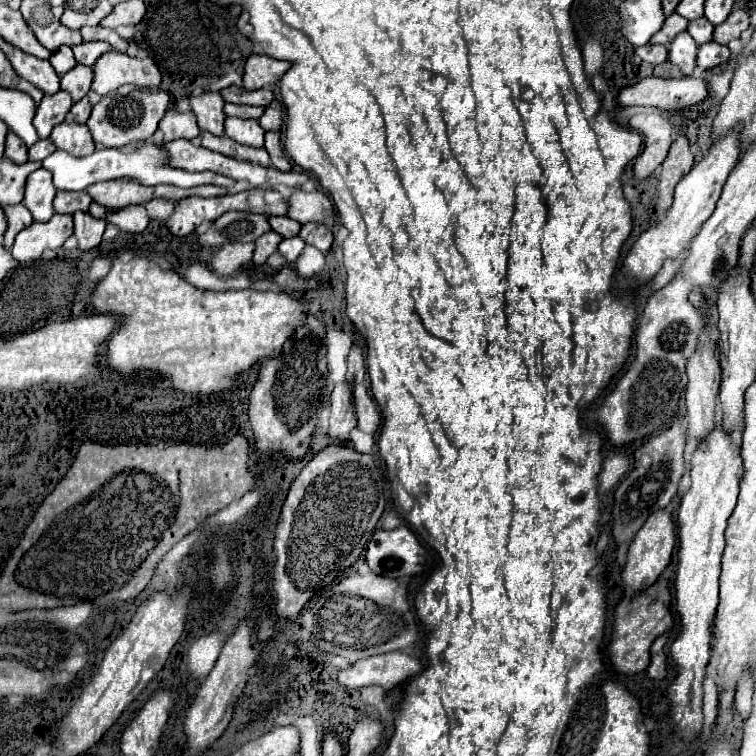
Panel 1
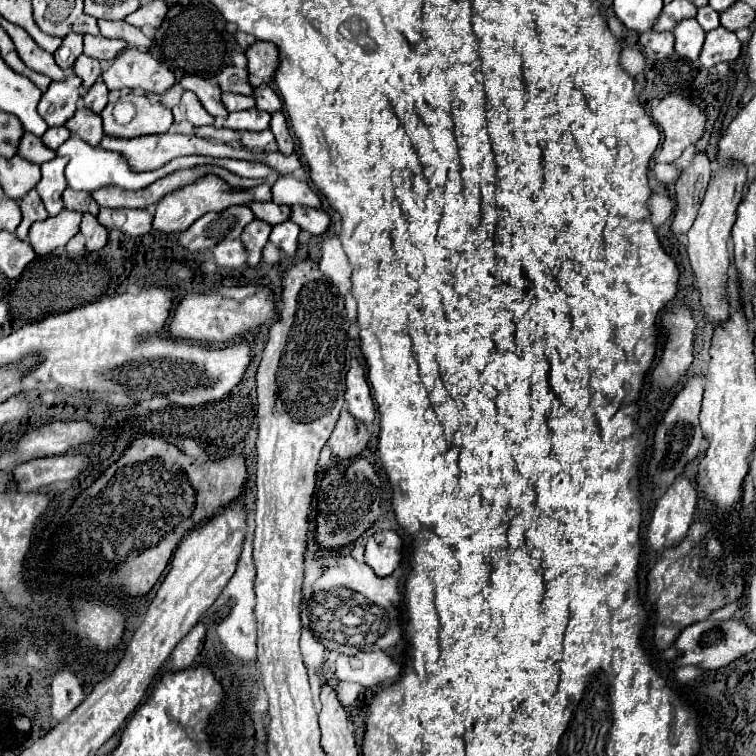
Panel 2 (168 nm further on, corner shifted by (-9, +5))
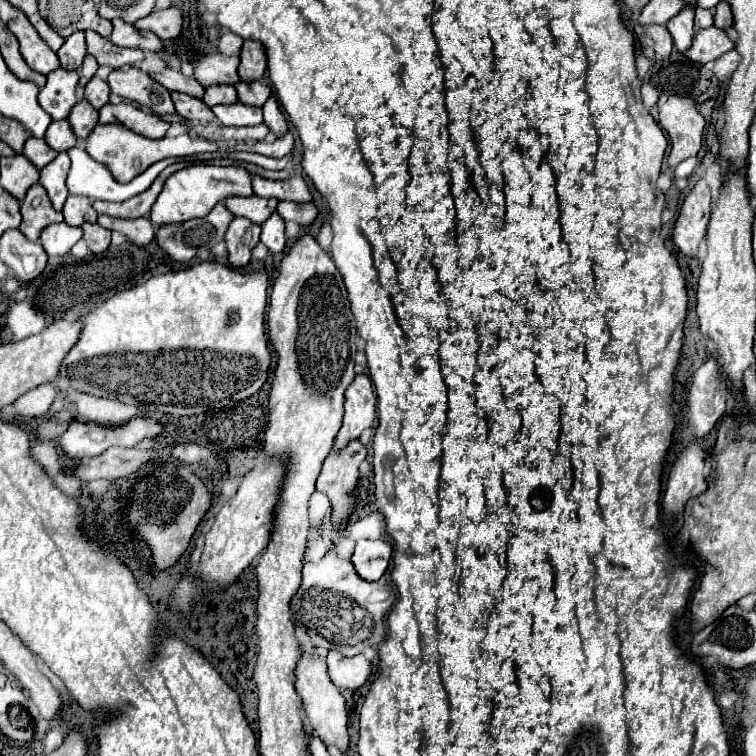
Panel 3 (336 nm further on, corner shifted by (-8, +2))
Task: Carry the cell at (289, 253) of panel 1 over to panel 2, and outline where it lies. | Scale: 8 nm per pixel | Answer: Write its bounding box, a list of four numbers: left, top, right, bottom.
[270,221,300,257]

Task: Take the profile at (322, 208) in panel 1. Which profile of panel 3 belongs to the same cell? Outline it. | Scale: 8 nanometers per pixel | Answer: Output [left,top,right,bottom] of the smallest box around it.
[251,174,311,202]

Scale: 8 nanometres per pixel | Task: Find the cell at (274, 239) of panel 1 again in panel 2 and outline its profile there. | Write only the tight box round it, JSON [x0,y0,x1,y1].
[242,219,272,267]

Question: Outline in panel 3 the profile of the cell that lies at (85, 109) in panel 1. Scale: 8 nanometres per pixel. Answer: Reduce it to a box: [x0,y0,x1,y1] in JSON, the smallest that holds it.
[85,76,109,108]

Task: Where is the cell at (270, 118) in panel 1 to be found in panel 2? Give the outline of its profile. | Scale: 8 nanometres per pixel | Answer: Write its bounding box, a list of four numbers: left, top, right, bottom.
[254,85,282,113]

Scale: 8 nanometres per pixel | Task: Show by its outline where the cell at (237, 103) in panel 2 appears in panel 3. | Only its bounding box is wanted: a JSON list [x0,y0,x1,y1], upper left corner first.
[203,84,237,106]

